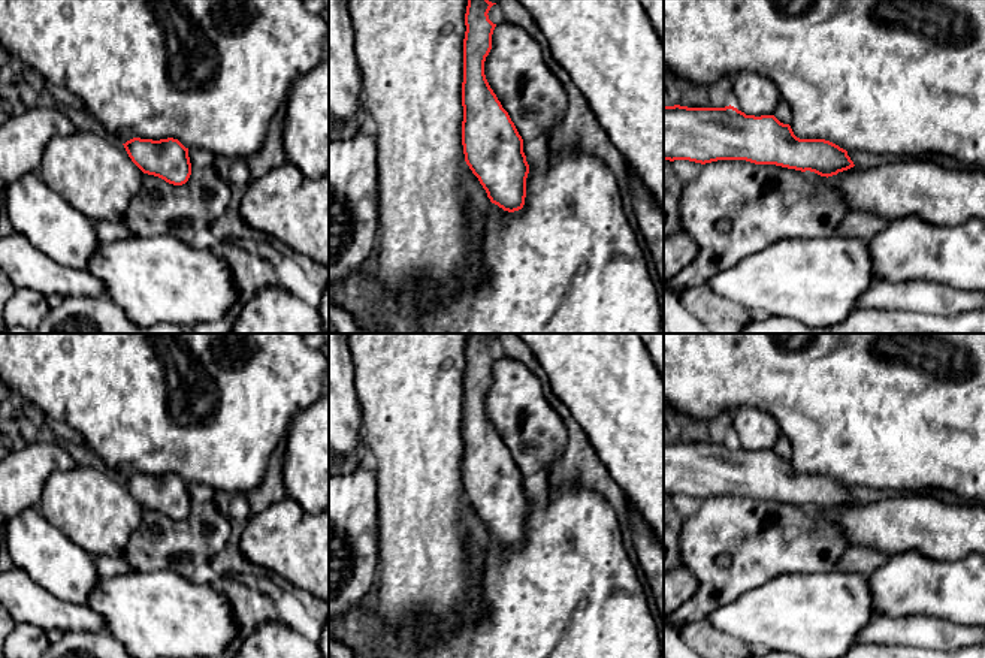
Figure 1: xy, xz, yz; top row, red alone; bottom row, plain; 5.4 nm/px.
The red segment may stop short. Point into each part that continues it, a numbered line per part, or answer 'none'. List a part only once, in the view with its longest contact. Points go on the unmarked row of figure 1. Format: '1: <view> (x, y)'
1: xz (410, 386)

